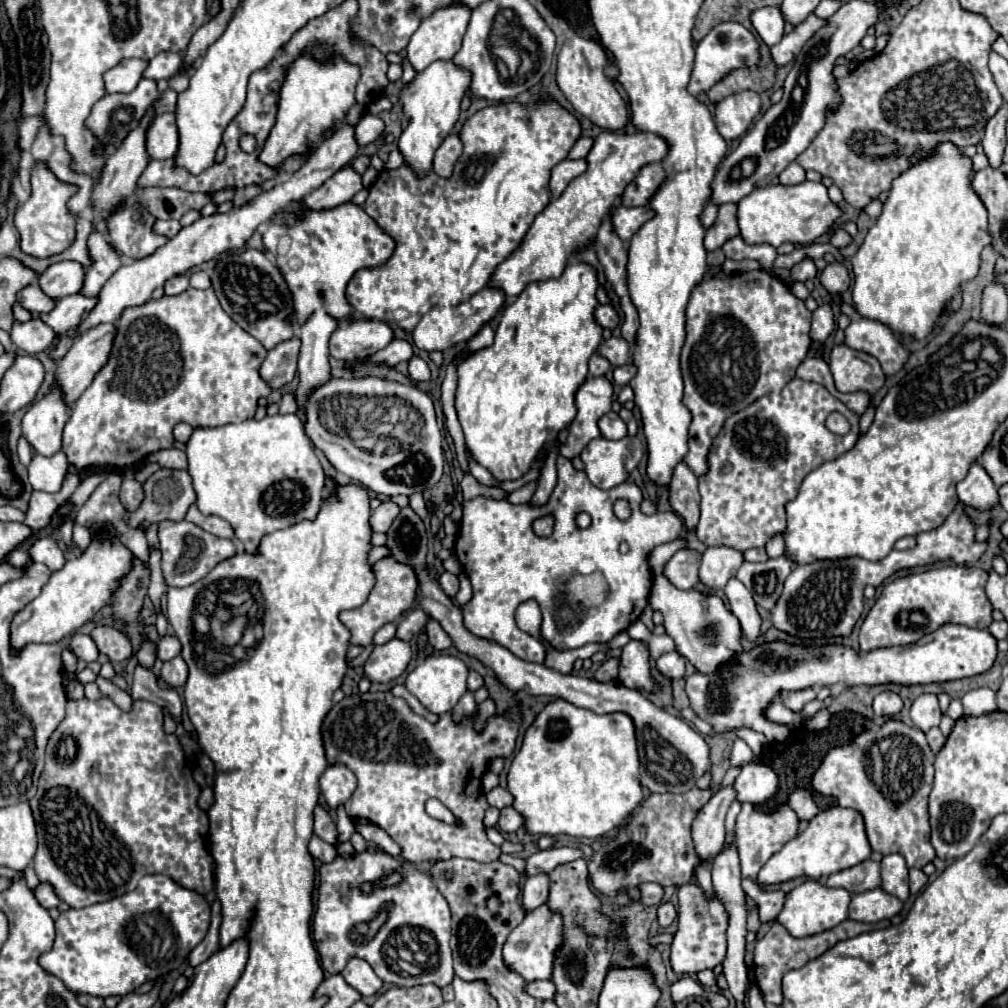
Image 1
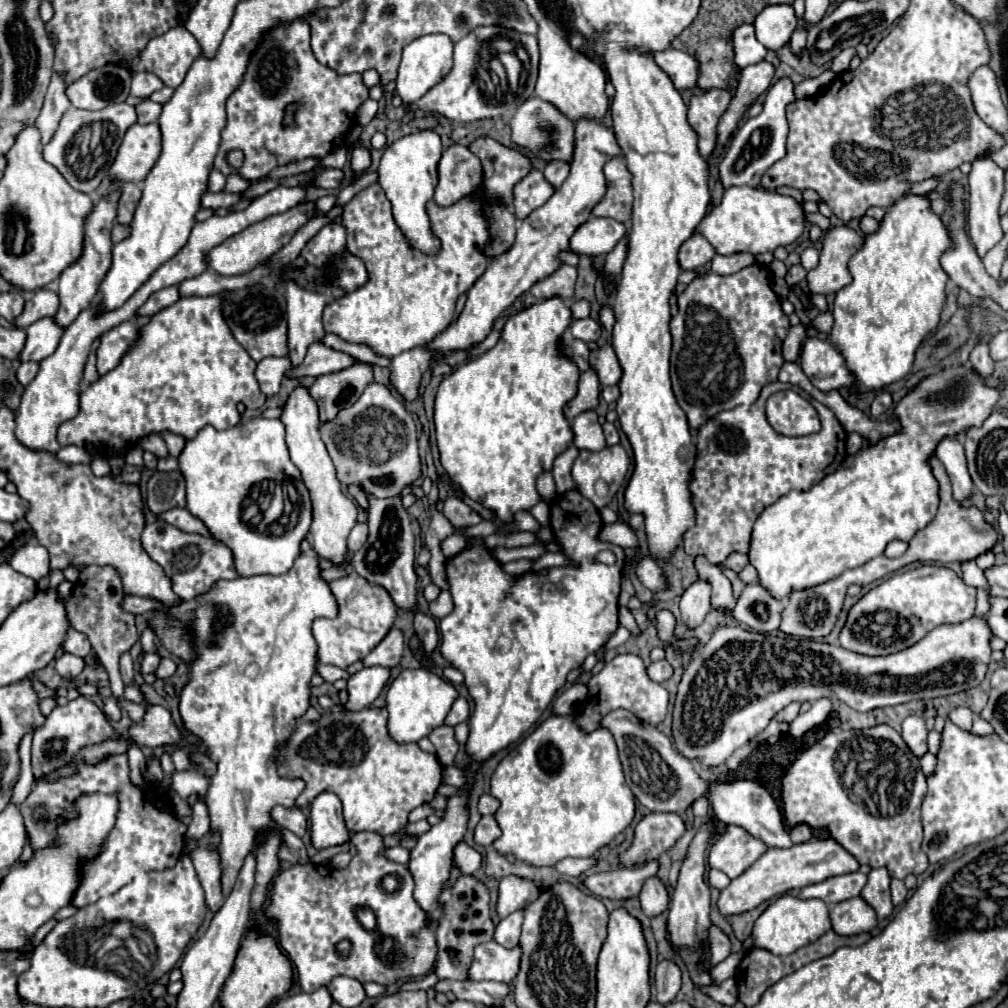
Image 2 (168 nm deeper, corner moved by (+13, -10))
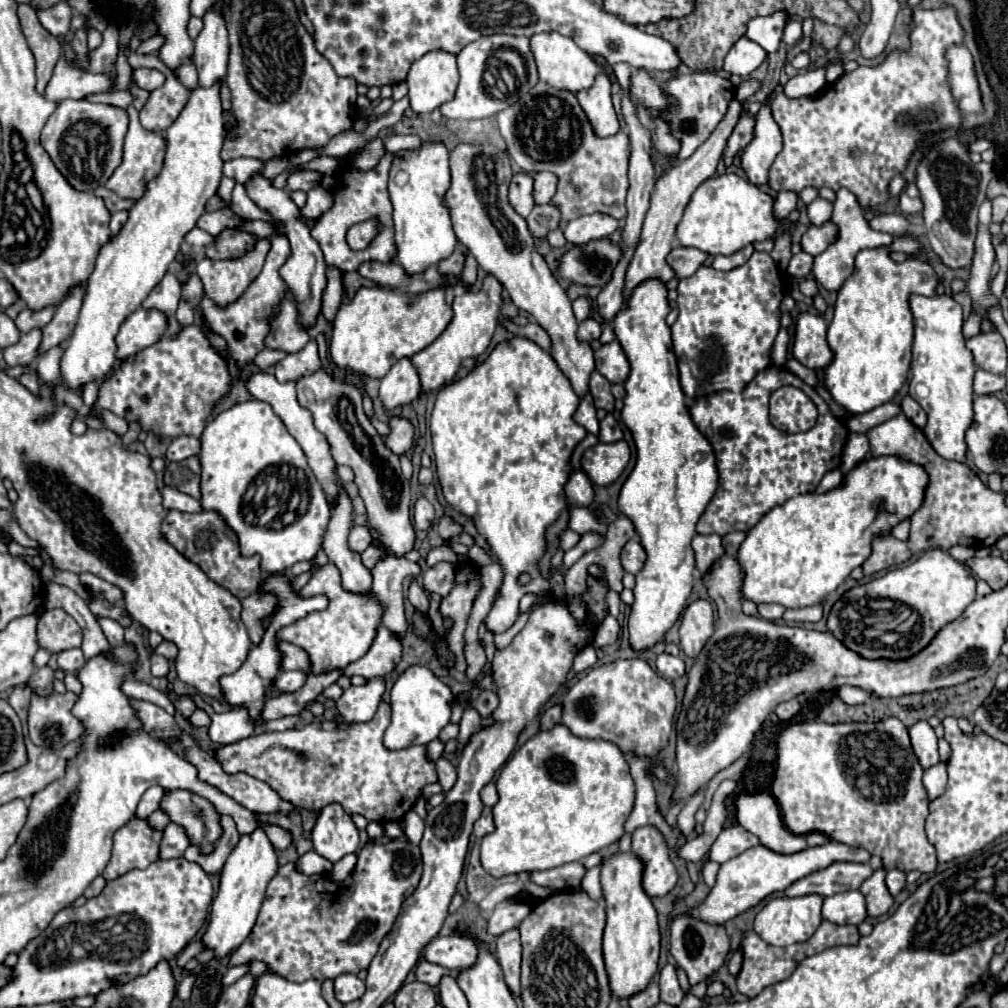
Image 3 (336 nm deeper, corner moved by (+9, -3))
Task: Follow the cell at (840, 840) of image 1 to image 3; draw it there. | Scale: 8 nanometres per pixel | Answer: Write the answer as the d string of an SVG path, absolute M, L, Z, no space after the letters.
M828 841L826 845L820 847L808 847L800 853L794 855L780 855L774 853L770 849L766 849L764 845L752 847L748 851L744 851L742 855L726 861L720 865L718 871L718 879L716 885L712 887L712 891L708 893L708 897L690 911L692 917L700 917L700 921L708 921L710 925L724 925L726 921L734 919L736 915L744 913L746 909L758 905L764 897L776 893L776 891L784 891L786 887L790 887L794 881L820 871L836 861L856 861L856 863L868 863L870 861L870 853L866 849L858 849L858 847L850 847L838 841Z

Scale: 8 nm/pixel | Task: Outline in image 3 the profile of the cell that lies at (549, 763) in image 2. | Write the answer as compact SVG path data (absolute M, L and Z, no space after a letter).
M554 725L548 731L536 733L532 739L528 739L518 751L514 751L514 755L504 763L498 781L498 803L492 807L494 813L494 833L488 833L482 837L482 845L480 845L480 861L482 867L492 875L492 877L502 877L502 875L518 875L518 873L532 873L532 871L544 871L544 869L552 869L552 867L560 867L564 863L574 863L574 861L582 861L584 857L610 847L612 843L620 841L620 837L624 835L624 823L632 811L634 805L634 781L630 777L628 771L628 763L624 759L624 755L620 753L620 749L616 749L616 745L612 745L610 741L602 741L602 739L580 739L572 733L568 733L568 729L564 729L564 725Z

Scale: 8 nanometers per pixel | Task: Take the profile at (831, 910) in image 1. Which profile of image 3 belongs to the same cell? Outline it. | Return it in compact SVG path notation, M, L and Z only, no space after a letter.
M804 895L804 897L778 897L764 905L764 909L754 919L754 931L770 945L788 947L800 941L808 941L818 929L822 915L822 897L820 895Z

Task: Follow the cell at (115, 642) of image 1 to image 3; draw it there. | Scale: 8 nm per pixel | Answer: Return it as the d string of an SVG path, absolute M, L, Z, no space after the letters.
M48 609L38 619L38 647L48 649L50 653L60 653L64 649L80 647L82 633L76 621L62 609Z

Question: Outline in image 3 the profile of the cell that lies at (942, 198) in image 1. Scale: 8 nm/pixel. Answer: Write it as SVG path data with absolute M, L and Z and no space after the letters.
M906 235L896 237L890 247L860 251L854 273L838 291L834 319L828 325L826 337L834 357L822 373L822 381L834 403L844 409L842 421L892 401L908 377L914 341L908 297L912 293L926 297L934 295L938 277L934 269L920 257L894 263L890 259L890 251L920 255L922 247L924 245L918 241L918 237Z

